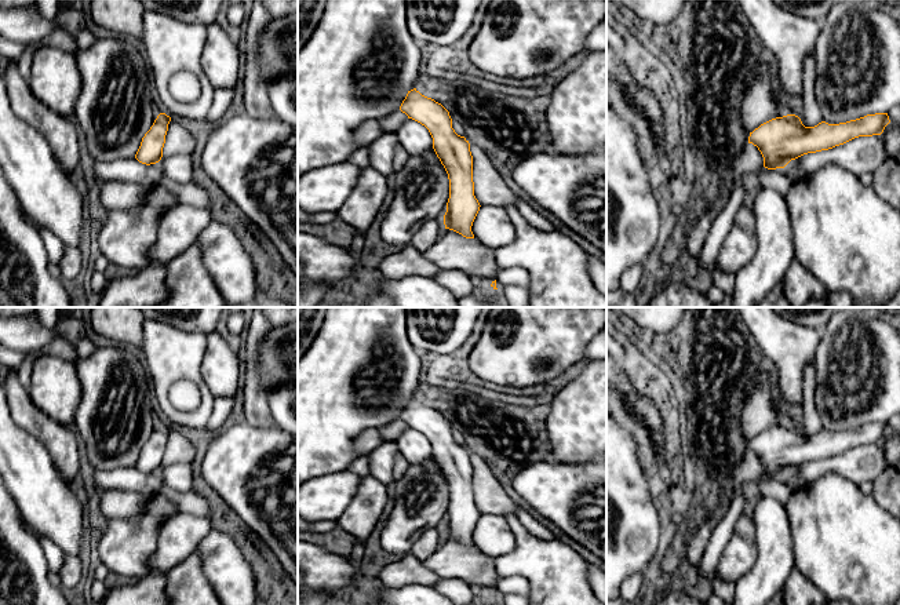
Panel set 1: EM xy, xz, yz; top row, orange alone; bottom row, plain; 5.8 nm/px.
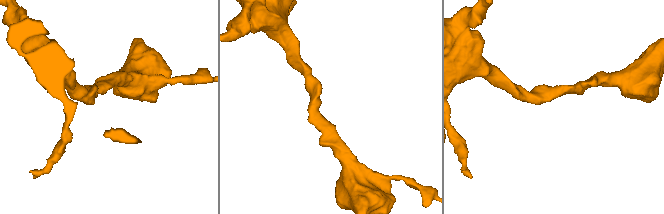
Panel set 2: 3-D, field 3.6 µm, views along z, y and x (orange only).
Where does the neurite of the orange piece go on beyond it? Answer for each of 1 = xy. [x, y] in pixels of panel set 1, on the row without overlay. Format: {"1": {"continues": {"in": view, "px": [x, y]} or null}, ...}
{"1": {"continues": null}}

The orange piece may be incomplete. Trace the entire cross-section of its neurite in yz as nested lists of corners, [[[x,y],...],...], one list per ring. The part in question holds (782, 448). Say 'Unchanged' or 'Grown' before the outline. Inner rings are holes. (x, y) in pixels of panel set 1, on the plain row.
Unchanged. [[[888,422],[867,423],[839,433],[805,435],[795,423],[772,427],[753,441],[748,452],[758,456],[768,478],[784,477],[808,462],[828,459],[859,445],[881,444],[890,431]]]

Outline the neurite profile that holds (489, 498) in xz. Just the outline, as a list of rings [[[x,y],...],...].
[[[473,452],[474,504],[480,514],[515,515],[515,503],[507,496],[503,485],[496,481],[489,467]]]

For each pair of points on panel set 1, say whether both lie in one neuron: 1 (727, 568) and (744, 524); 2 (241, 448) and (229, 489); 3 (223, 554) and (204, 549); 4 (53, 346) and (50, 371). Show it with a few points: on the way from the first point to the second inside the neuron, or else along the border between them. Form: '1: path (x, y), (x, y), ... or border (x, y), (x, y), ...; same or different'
1: path (738, 557), (742, 550), (743, 535); same
2: path (233, 458), (230, 462), (230, 480); same
3: path (219, 553), (215, 549), (208, 549); same
4: border (70, 359), (40, 356), (28, 376); different

